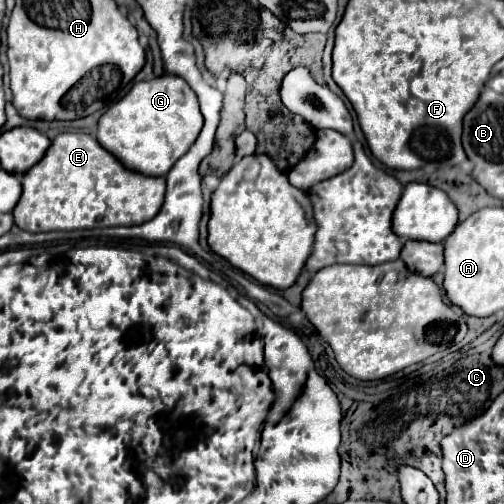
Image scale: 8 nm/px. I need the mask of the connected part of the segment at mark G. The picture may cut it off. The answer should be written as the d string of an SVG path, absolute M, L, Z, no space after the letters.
M163 75L151 81L135 83L119 103L109 107L99 119L95 139L129 171L143 175L165 175L195 143L201 127L203 115L193 89L181 77Z

